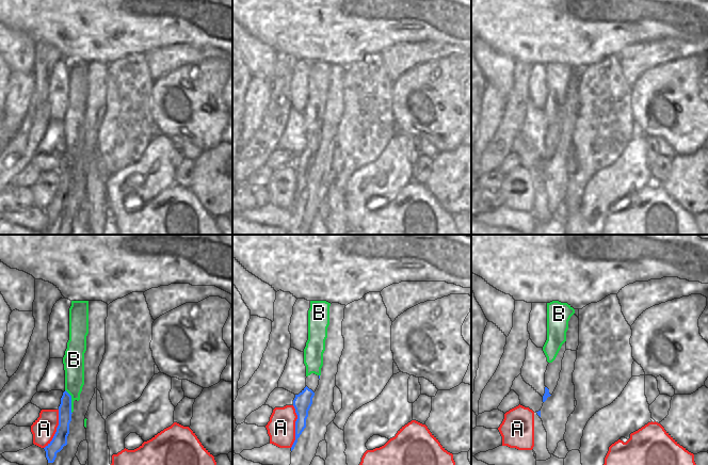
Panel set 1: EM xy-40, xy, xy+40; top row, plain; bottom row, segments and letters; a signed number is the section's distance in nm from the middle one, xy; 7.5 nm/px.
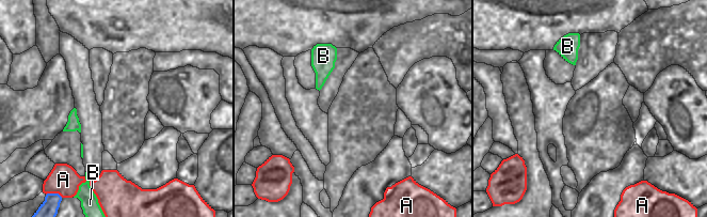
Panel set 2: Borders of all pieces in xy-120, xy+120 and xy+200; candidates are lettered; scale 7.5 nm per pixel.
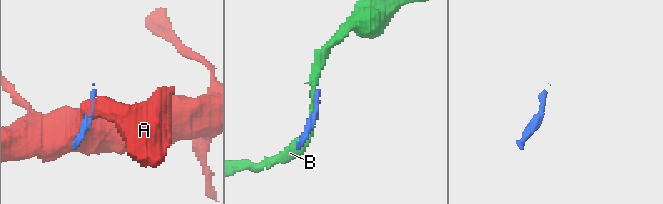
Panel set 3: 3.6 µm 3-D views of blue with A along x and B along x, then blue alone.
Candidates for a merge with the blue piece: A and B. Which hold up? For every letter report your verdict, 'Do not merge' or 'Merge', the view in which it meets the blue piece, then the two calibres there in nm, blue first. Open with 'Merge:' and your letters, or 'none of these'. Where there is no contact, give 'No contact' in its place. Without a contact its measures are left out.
Merge: none of these
A: Do not merge. Touches blue in xy. Thickness 140 nm (blue) against 200 nm
B: Do not merge. Touches blue in xy-40. Thickness 100 nm (blue) against 150 nm.

